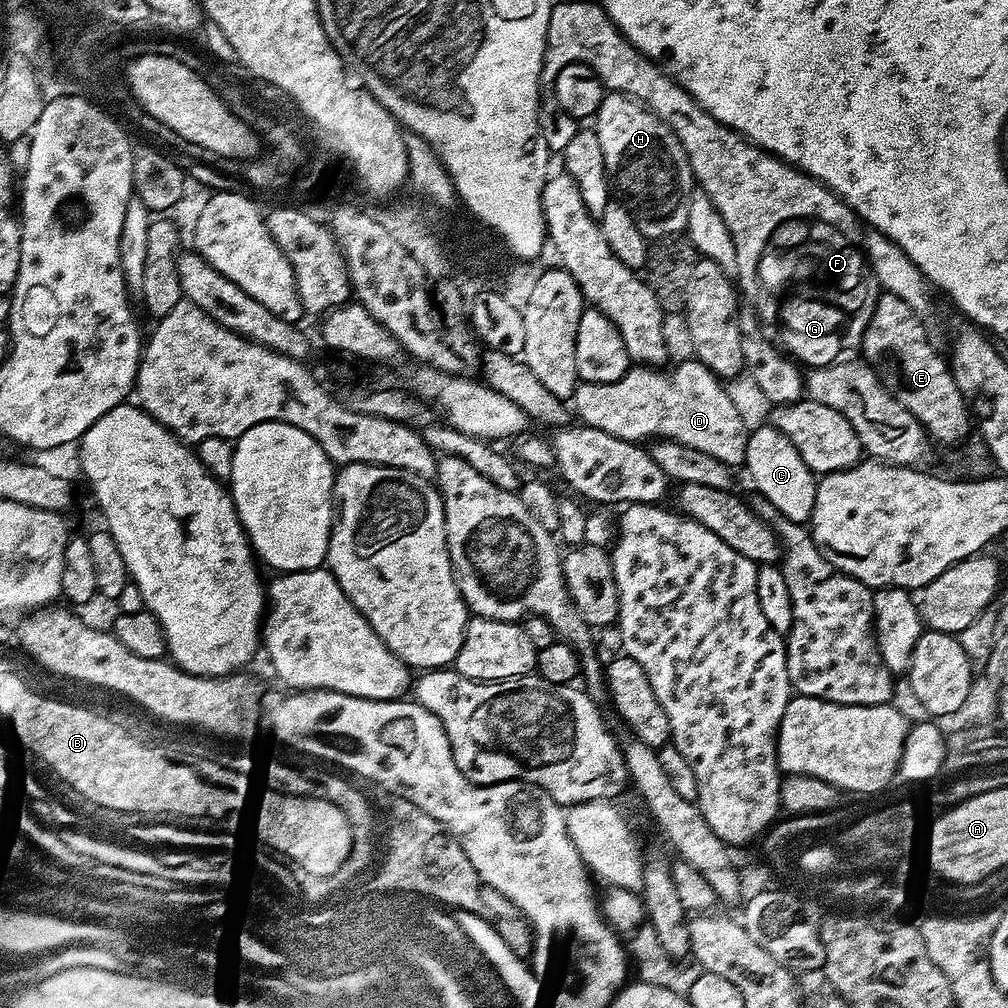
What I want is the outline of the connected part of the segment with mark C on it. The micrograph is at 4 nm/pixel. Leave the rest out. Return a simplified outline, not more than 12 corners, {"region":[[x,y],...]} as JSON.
{"region":[[752,430],[744,464],[757,493],[811,521],[817,477],[786,434]]}

